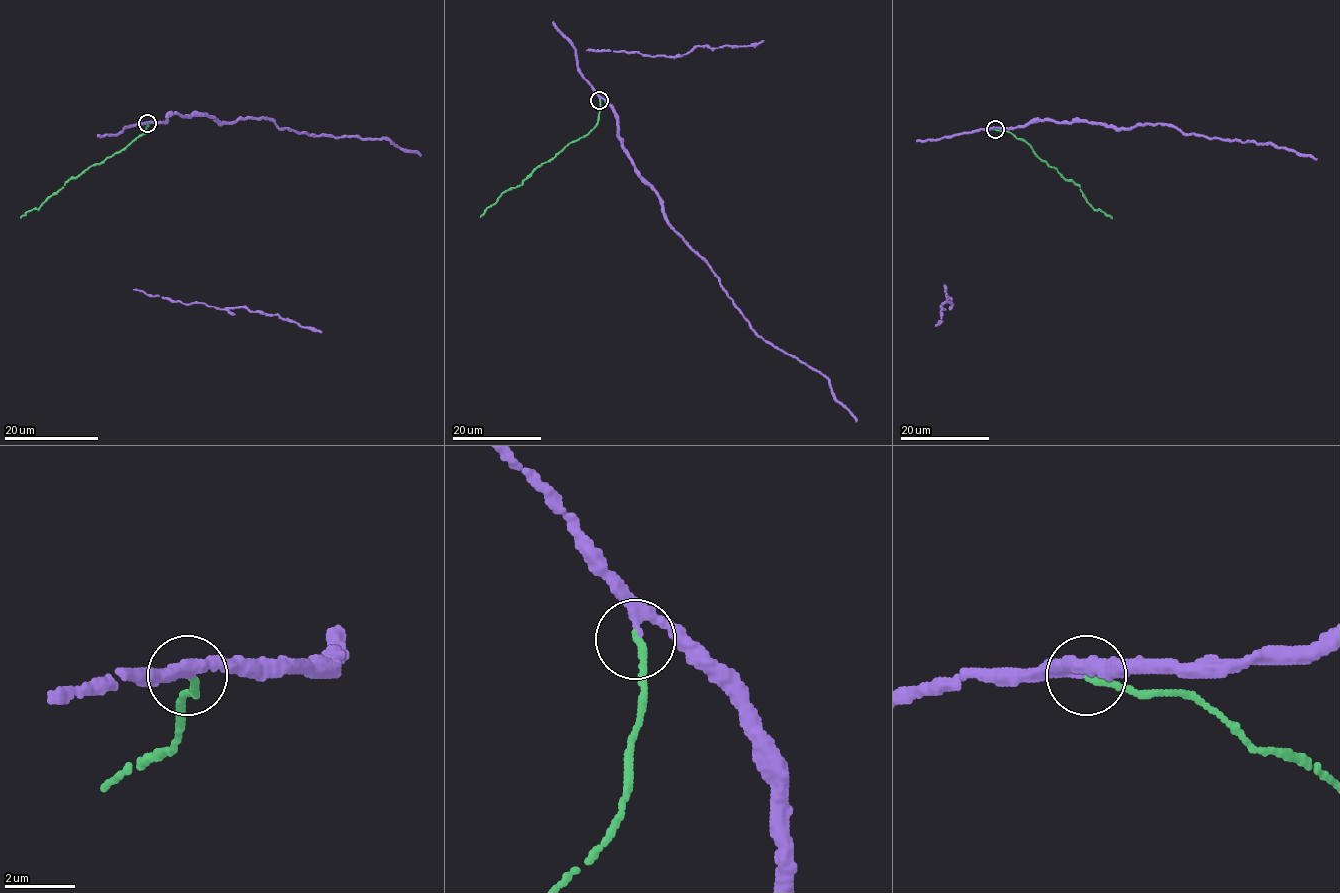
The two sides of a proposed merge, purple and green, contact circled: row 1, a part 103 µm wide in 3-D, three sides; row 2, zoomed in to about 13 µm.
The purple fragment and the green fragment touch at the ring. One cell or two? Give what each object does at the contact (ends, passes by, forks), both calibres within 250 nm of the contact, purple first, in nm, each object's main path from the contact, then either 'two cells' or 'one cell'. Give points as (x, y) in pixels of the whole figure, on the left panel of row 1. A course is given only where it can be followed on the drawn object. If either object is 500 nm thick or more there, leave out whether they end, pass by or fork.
purple passes by; green ends there; 240 nm thick on the purple side, 240 nm on the other; purple runs (148, 123), (170, 114), (219, 122), (270, 118), (297, 133), (388, 139), (420, 155); green runs (147, 123), (147, 131), (111, 157), (70, 178), (38, 209), (27, 211), (20, 218); one cell

